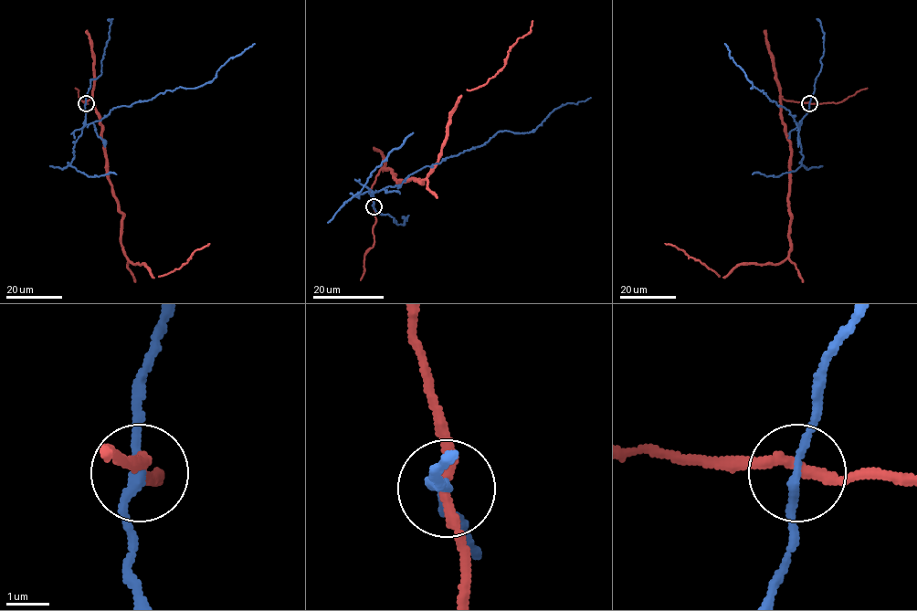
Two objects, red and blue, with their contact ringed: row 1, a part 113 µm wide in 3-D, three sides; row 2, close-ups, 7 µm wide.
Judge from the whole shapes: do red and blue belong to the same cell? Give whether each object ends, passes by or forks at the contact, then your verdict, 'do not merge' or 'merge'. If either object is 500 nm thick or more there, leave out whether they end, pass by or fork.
red passes by; blue passes by; do not merge

